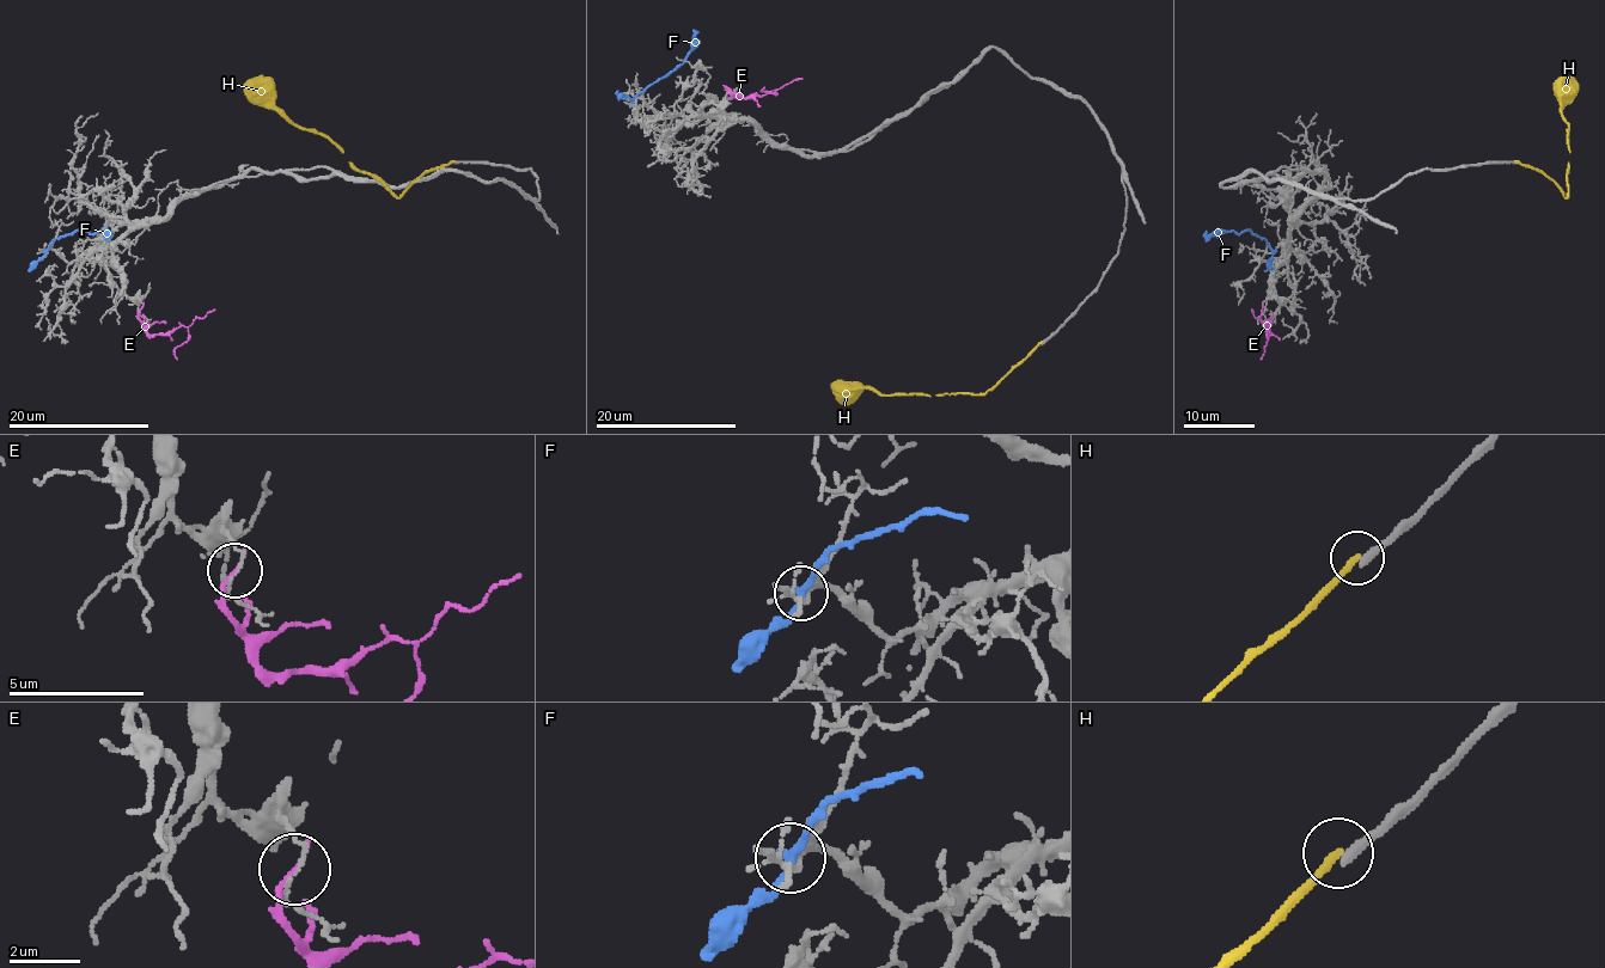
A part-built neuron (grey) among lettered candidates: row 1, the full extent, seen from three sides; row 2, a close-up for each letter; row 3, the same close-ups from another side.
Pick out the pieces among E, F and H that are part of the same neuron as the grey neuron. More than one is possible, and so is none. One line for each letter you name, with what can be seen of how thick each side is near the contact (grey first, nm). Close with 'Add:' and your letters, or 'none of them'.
Add: none of them

